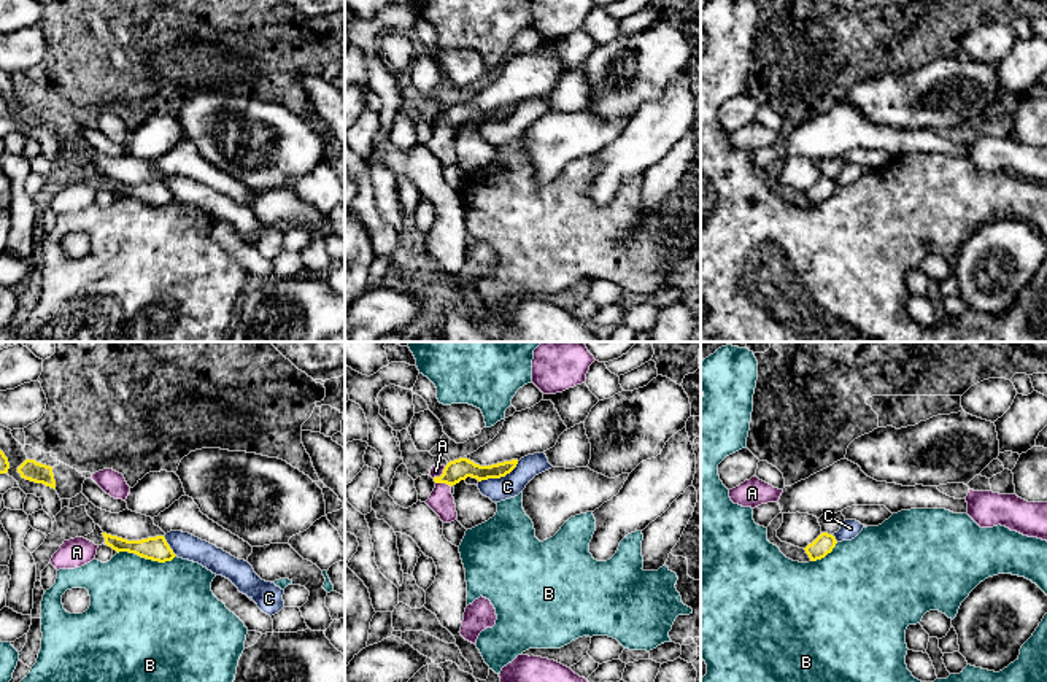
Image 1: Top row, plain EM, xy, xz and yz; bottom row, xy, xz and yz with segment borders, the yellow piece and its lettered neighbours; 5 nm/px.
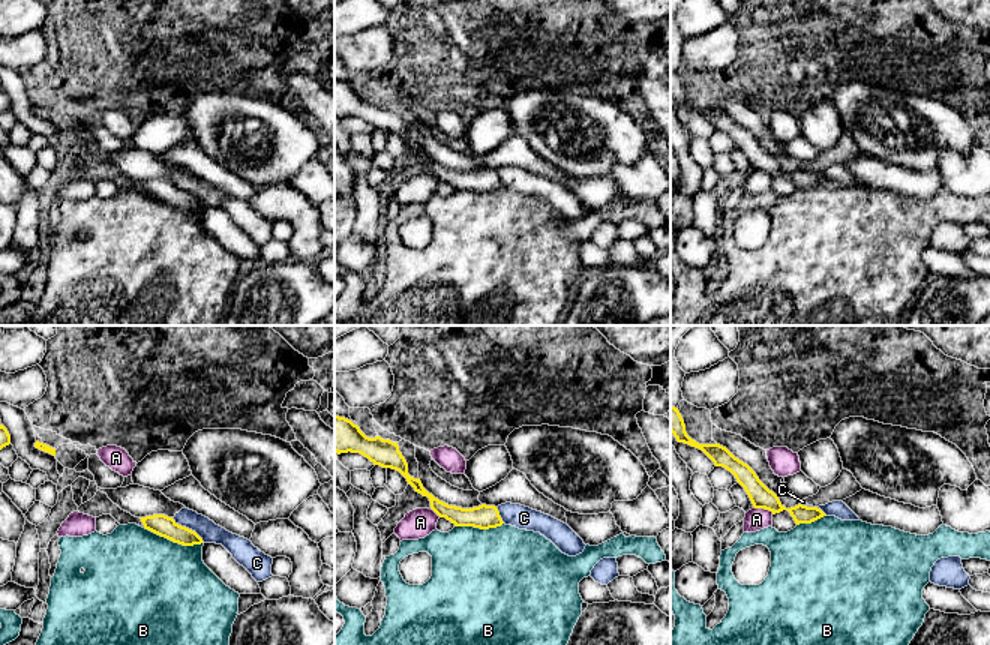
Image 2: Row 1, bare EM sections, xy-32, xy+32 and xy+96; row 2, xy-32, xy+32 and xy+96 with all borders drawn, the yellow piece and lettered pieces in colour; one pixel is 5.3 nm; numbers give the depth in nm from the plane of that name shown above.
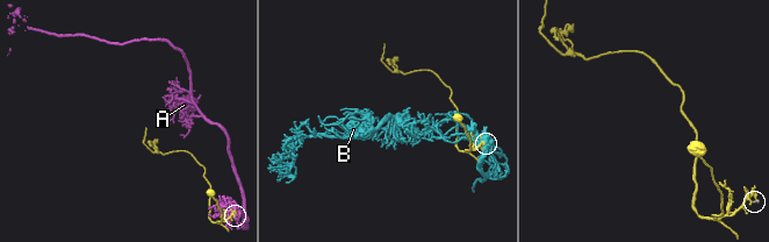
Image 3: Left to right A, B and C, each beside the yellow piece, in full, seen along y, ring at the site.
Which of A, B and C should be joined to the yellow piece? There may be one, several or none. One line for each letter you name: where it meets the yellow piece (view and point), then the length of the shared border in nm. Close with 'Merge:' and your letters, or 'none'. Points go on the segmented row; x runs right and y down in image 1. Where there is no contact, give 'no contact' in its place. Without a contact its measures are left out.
Merge: none

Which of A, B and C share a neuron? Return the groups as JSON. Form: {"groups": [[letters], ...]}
{"groups": [["A"], ["B"], ["C"]]}

